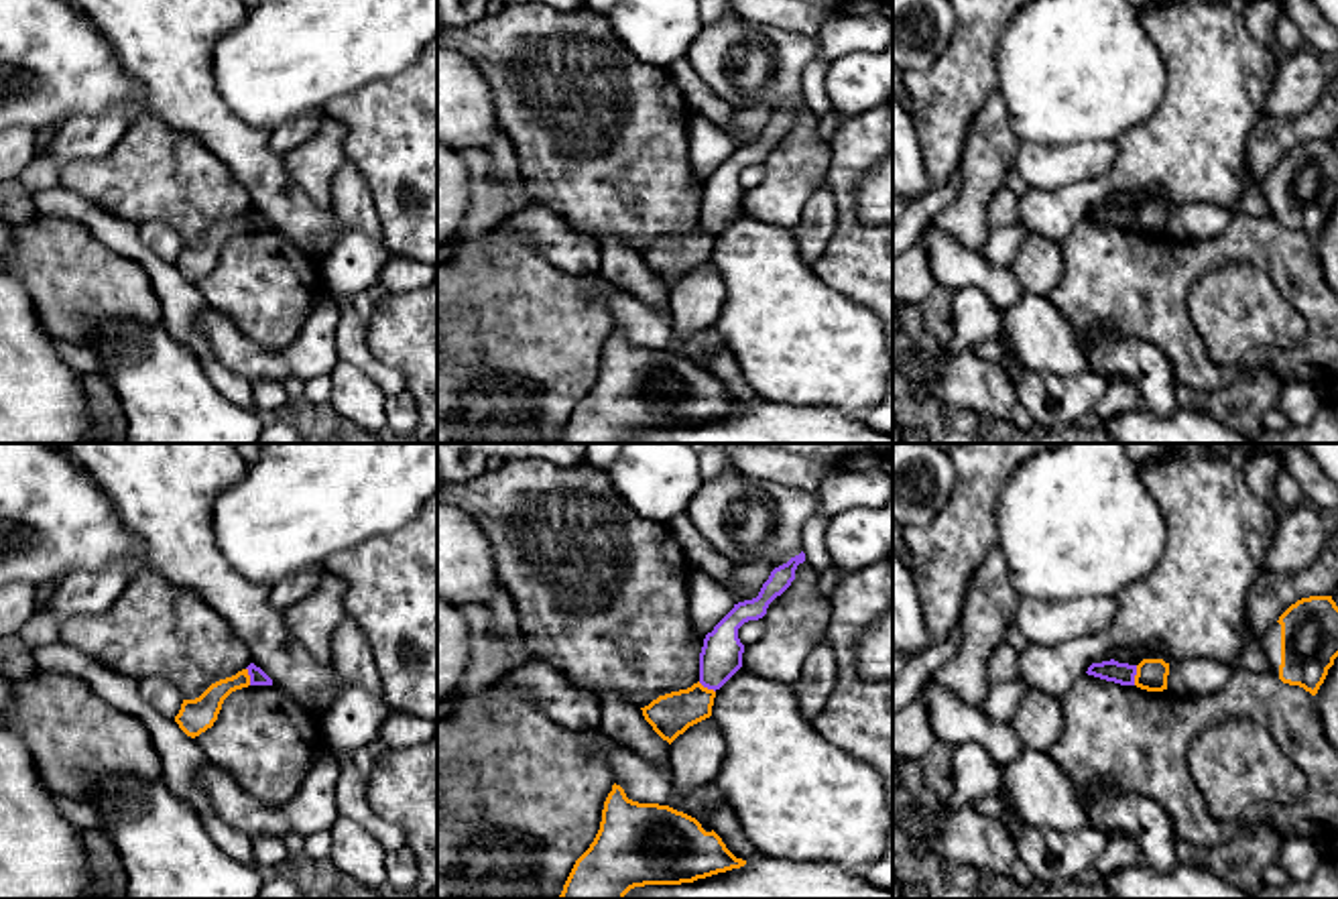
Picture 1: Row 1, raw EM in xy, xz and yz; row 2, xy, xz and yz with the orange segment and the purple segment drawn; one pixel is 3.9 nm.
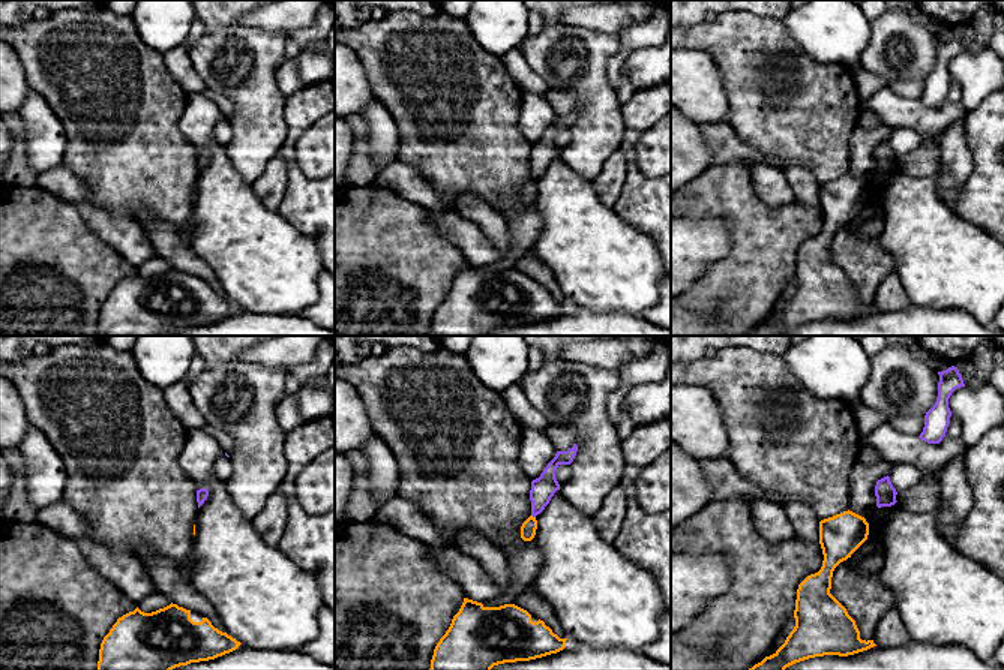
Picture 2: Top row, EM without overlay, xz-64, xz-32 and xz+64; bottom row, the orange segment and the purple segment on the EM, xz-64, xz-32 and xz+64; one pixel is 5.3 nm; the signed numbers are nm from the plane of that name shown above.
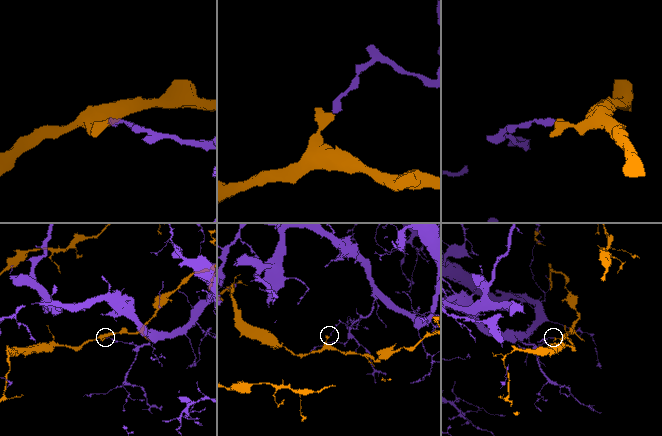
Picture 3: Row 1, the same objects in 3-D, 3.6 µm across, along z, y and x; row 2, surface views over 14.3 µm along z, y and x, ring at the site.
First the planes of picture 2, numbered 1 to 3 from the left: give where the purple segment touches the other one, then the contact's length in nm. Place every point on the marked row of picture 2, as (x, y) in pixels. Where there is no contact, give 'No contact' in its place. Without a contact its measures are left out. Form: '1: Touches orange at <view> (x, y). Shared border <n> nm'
1: No contact
2: Touches orange at xz-32 (532, 516). Shared border 30 nm
3: No contact

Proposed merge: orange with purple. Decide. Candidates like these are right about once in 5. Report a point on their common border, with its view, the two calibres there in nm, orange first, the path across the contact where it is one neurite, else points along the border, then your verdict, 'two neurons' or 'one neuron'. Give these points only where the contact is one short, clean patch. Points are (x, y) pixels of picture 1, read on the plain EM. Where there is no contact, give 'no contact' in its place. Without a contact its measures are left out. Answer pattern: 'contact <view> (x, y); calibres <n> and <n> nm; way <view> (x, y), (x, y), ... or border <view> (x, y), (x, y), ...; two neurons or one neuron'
contact yz (1135, 220); calibres 130 and 90 nm; two neurons

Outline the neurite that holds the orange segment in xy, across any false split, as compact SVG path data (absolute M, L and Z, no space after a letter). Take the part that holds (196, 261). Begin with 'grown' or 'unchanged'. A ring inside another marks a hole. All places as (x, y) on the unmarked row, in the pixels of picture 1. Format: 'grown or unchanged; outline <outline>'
unchanged; outline M242 214L232 222L220 224L211 228L199 242L183 244L181 254L175 260L175 266L187 281L195 283L214 271L224 244L232 236L248 230L250 230L248 214Z

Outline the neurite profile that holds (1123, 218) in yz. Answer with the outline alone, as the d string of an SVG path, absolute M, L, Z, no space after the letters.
M1110 203L1092 207L1086 218L1120 230L1135 230L1137 209Z

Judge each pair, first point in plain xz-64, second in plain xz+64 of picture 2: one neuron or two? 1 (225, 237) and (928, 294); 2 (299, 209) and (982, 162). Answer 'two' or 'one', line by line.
1: one
2: one

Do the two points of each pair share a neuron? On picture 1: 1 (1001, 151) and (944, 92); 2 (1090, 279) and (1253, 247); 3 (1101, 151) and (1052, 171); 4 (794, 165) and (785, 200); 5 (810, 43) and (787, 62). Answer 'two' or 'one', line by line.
1: two
2: one
3: one
4: one
5: one

